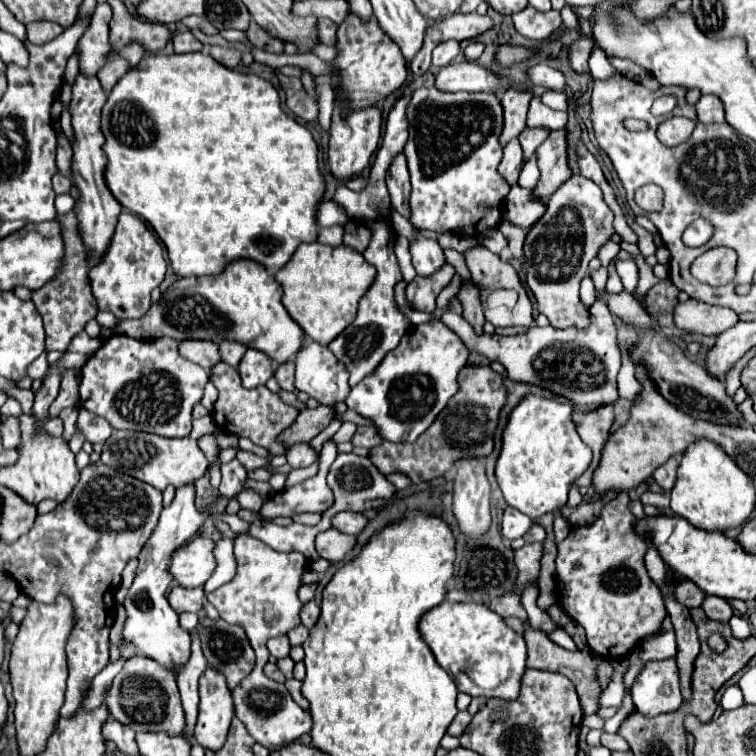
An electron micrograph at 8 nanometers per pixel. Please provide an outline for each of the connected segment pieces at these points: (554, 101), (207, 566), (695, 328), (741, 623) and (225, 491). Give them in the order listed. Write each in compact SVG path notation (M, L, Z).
M548 91L541 95L541 101L549 107L554 109L560 109L560 111L566 111L568 107L568 97L561 92Z
M194 537L170 557L168 573L182 587L200 587L212 575L216 563L212 555L214 543L204 537Z
M694 299L679 302L674 309L675 325L694 335L720 335L740 319L736 311L720 305L706 305Z
M734 613L730 617L730 627L732 627L734 637L738 637L738 639L746 639L752 634L750 623L738 613Z
M238 459L222 465L220 469L222 469L222 483L218 491L226 497L238 497L238 493L244 489L242 483L246 479L246 469L242 467L242 463L238 463Z

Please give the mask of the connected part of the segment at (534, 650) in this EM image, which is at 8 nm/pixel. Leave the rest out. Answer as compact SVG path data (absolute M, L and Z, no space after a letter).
M524 621L524 639L526 639L526 645L528 645L528 667L530 669L554 671L554 673L566 675L576 685L576 691L578 691L578 697L580 697L584 715L596 713L598 711L596 697L602 691L600 685L598 685L598 679L596 679L596 665L602 661L602 657L594 655L590 649L584 649L584 651L566 651L566 649L558 647L556 643L552 643L544 631L532 629L528 621Z

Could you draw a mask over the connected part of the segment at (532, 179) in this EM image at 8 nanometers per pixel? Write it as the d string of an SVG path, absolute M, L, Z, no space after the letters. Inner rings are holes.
M532 157L530 163L526 163L524 169L522 169L522 173L520 173L518 179L518 185L520 185L522 189L532 189L534 185L538 183L538 179L540 179L540 171L538 171L538 167L536 167L536 159Z

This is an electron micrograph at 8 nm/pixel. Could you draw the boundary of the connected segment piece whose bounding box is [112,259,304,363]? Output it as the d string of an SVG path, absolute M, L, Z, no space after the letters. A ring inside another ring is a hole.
M234 259L234 263L216 277L178 277L162 293L162 299L148 309L146 317L118 321L112 331L134 339L214 339L216 343L226 337L264 351L276 363L294 359L304 339L300 325L292 321L282 305L282 285L274 275L268 275L260 263L250 263L250 259Z

